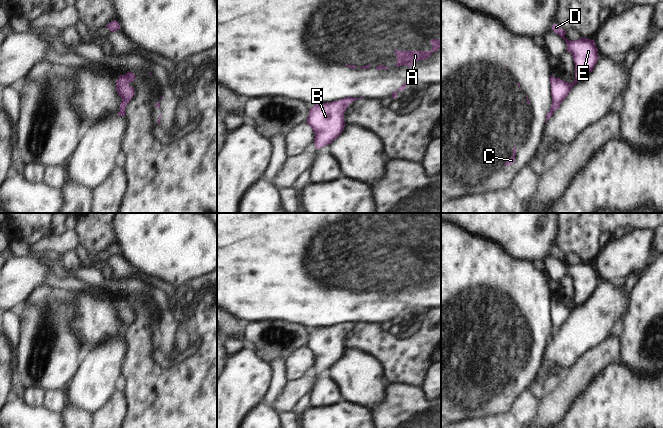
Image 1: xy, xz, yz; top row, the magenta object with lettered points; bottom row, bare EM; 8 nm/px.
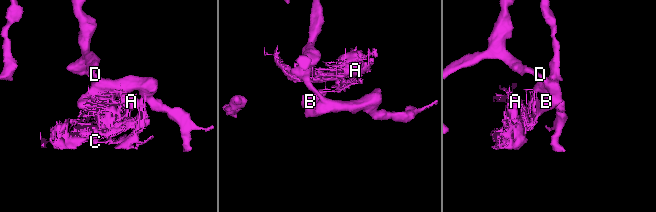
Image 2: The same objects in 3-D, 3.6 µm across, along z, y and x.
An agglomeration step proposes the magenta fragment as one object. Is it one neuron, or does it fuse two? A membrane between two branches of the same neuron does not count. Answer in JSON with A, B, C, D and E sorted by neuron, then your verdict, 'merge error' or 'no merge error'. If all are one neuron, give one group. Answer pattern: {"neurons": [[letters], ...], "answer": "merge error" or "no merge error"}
{"neurons": [["A", "C"], ["B", "D", "E"]], "answer": "merge error"}

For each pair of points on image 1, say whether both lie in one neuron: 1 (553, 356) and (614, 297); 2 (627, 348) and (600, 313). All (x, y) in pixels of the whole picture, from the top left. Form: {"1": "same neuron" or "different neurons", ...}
{"1": "same neuron", "2": "different neurons"}

